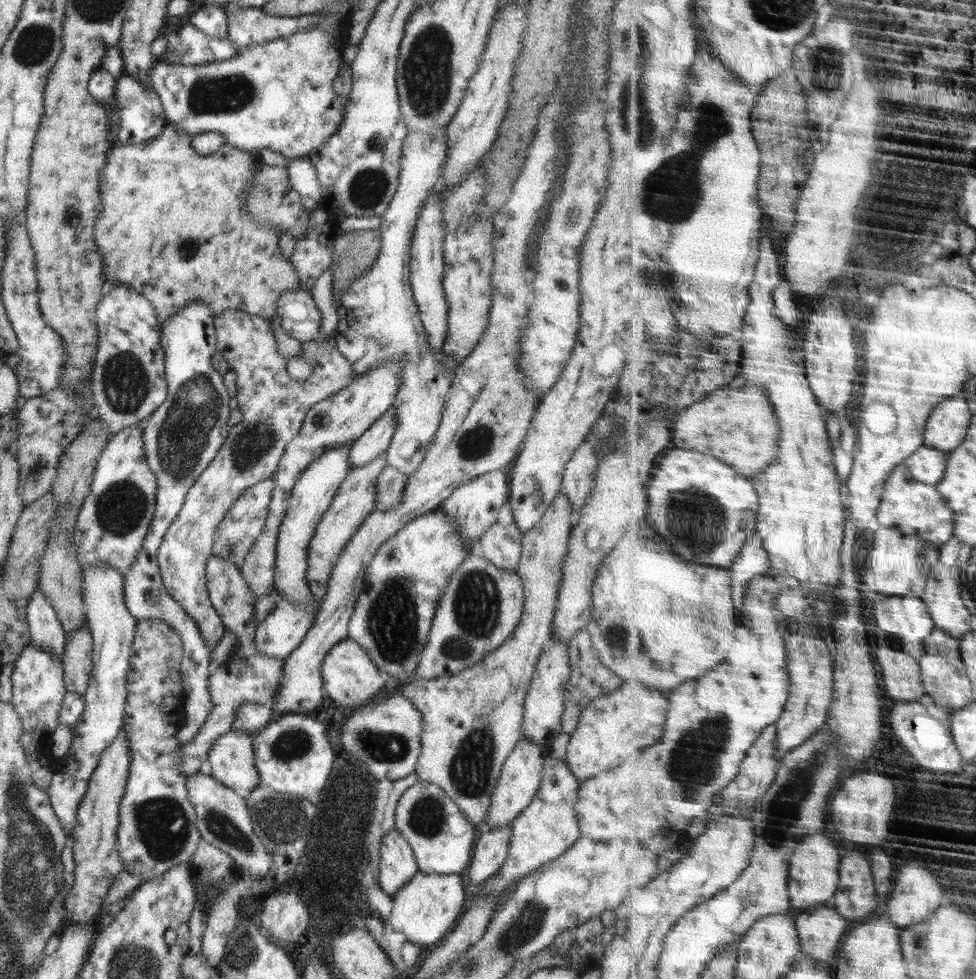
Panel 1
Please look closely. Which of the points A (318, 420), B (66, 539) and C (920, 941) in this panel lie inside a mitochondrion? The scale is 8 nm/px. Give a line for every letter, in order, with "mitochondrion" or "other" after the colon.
A: other
B: other
C: mitochondrion

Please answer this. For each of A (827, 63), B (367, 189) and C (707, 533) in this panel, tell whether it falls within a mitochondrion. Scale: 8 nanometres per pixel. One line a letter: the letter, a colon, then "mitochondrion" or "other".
A: mitochondrion
B: mitochondrion
C: mitochondrion

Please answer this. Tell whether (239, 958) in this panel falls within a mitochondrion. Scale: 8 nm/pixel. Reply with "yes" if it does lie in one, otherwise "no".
yes

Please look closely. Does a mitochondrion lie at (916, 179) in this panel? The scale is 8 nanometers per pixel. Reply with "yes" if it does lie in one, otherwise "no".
yes

